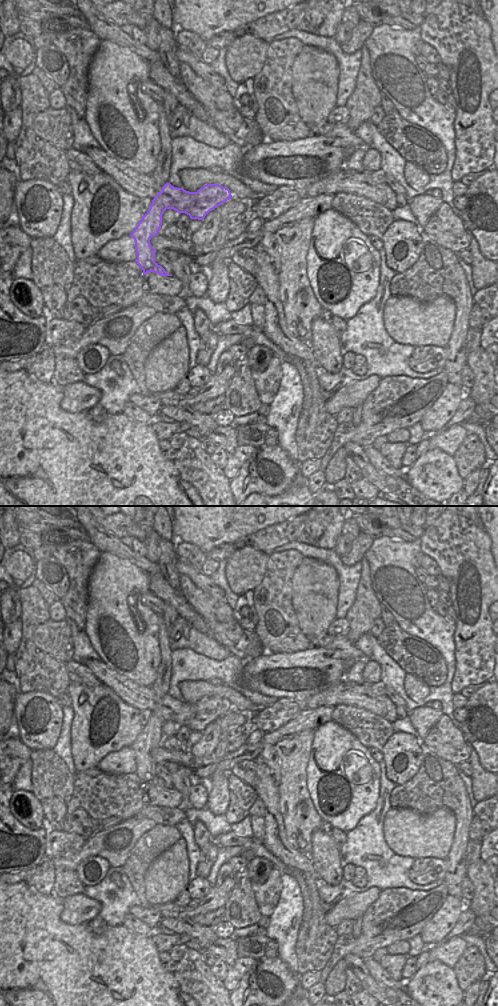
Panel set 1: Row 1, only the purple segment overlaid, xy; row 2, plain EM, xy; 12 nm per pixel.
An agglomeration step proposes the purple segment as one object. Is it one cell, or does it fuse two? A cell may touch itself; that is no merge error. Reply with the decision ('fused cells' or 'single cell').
fused cells

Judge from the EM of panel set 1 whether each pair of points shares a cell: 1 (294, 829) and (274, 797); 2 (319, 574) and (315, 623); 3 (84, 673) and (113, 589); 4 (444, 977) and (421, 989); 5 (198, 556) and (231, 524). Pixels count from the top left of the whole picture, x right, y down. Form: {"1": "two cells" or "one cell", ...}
{"1": "one cell", "2": "one cell", "3": "two cells", "4": "one cell", "5": "two cells"}

